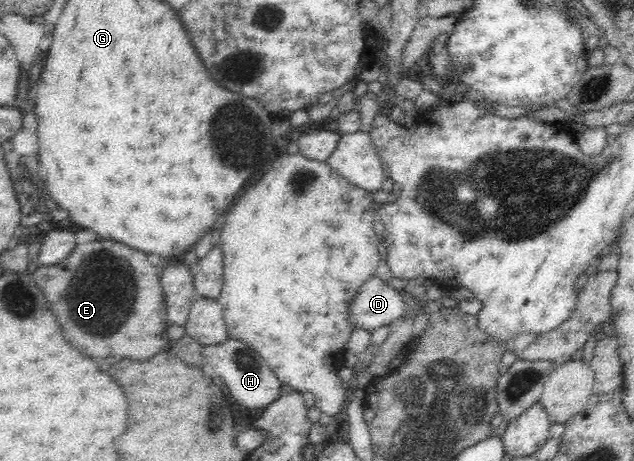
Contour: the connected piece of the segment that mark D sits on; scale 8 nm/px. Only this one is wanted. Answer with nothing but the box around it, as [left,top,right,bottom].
[348,274,408,329]

